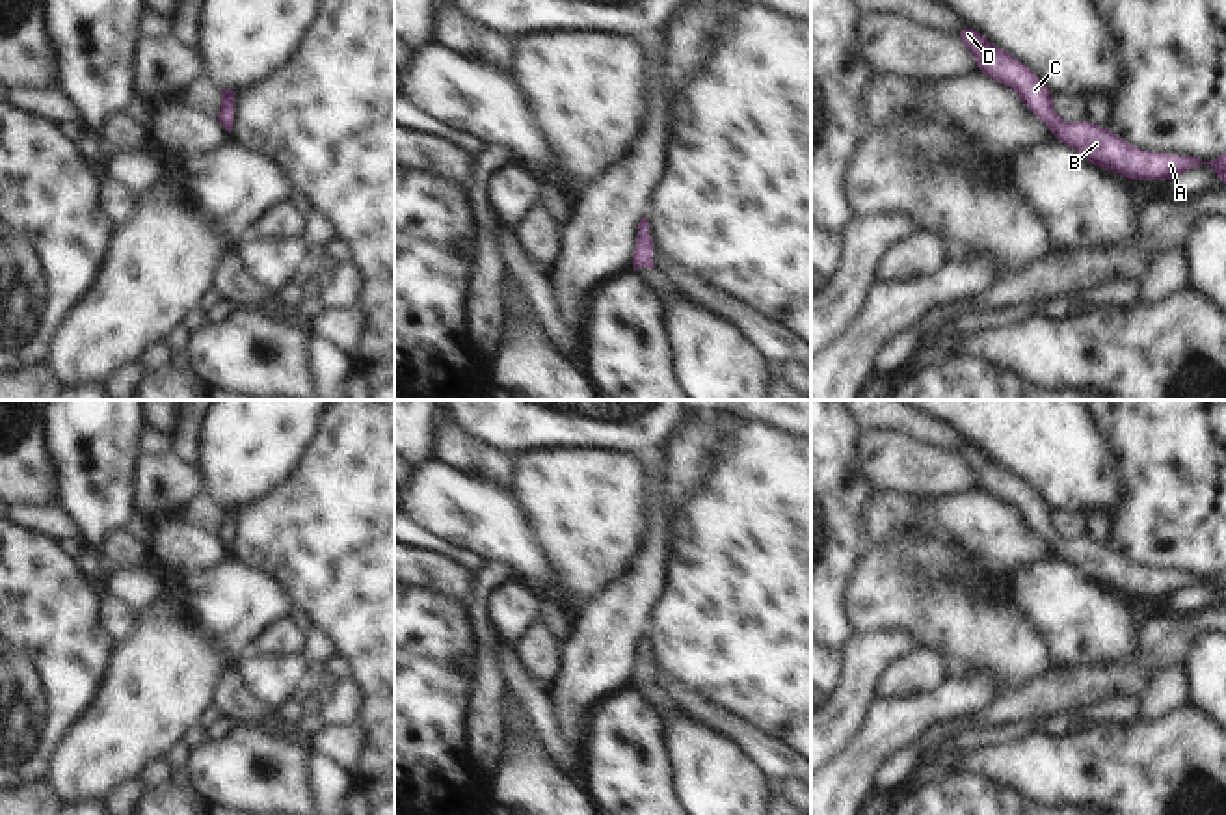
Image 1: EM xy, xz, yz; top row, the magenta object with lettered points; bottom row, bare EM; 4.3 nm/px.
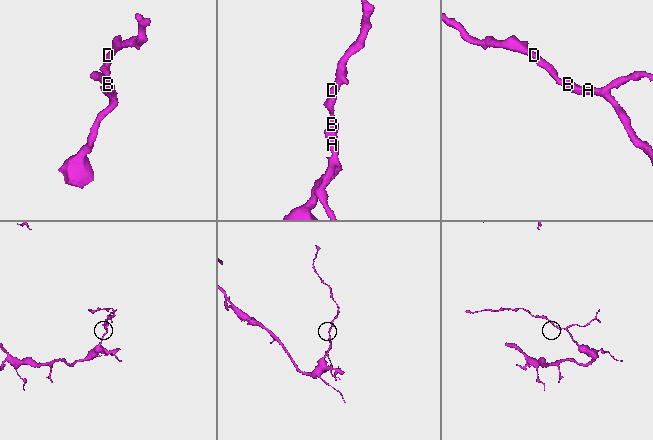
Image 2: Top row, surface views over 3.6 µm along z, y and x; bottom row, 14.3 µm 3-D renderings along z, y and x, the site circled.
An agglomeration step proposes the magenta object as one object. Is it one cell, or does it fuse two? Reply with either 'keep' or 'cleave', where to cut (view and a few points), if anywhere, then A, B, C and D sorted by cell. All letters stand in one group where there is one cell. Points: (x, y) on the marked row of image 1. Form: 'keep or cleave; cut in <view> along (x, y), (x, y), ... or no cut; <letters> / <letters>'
keep; no cut; A B C D

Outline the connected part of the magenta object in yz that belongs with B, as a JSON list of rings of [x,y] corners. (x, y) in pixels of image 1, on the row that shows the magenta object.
[[[962,26],[954,33],[973,52],[979,73],[1014,89],[1025,108],[1053,132],[1059,143],[1070,145],[1096,167],[1124,175],[1127,180],[1153,182],[1172,180],[1179,173],[1206,164],[1226,186],[1226,153],[1209,162],[1185,154],[1150,153],[1131,145],[1109,128],[1096,127],[1090,119],[1064,123],[1053,108],[1053,91],[1031,67],[1005,48],[993,47],[971,26]]]

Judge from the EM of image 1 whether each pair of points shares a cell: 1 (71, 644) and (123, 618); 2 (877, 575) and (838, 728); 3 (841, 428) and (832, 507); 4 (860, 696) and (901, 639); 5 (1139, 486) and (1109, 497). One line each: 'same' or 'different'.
1: different
2: different
3: same
4: same
5: different

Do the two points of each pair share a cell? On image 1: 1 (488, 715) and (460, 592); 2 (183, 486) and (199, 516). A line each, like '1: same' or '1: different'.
1: different
2: different

